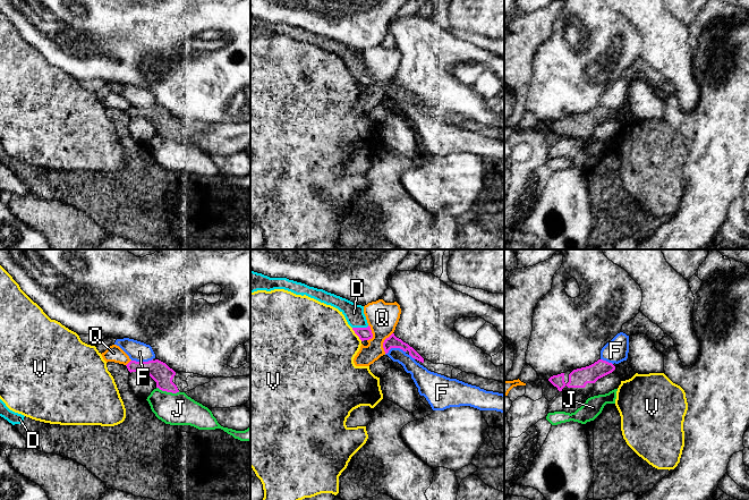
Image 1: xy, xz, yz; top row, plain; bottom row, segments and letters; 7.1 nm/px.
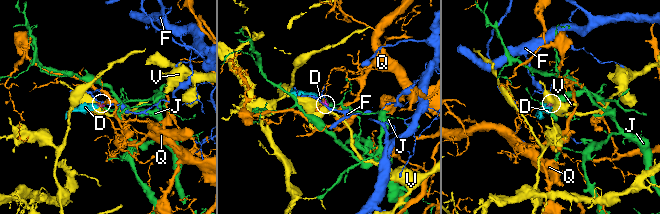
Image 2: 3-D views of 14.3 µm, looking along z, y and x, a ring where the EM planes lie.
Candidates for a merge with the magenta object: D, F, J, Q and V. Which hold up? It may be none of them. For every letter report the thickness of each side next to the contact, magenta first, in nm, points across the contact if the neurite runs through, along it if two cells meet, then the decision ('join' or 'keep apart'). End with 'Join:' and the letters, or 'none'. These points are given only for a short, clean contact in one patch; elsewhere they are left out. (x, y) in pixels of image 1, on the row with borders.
D: 100 nm thick on the magenta side, 140 nm on the other; join
F: 150 nm thick on the magenta side, 140 nm on the other; border along xy (152, 358), (147, 361), (132, 361); keep apart
J: 150 nm thick on the magenta side, 220 nm on the other; border along xy (156, 387), (167, 391), (179, 391); keep apart
Q: 90 nm thick on the magenta side, 220 nm on the other; keep apart
V: 100 nm thick on the magenta side, 460 nm on the other; border along xz (351, 328), (362, 340); keep apart
Join: D

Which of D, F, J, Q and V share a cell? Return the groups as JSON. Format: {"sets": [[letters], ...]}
{"sets": [["D"], ["F"], ["J"], ["Q"], ["V"]]}

